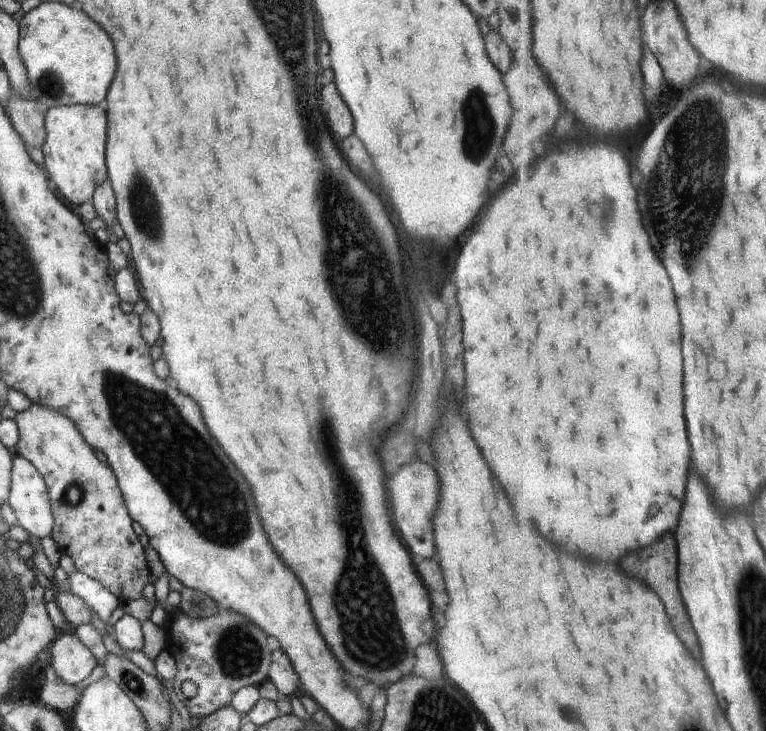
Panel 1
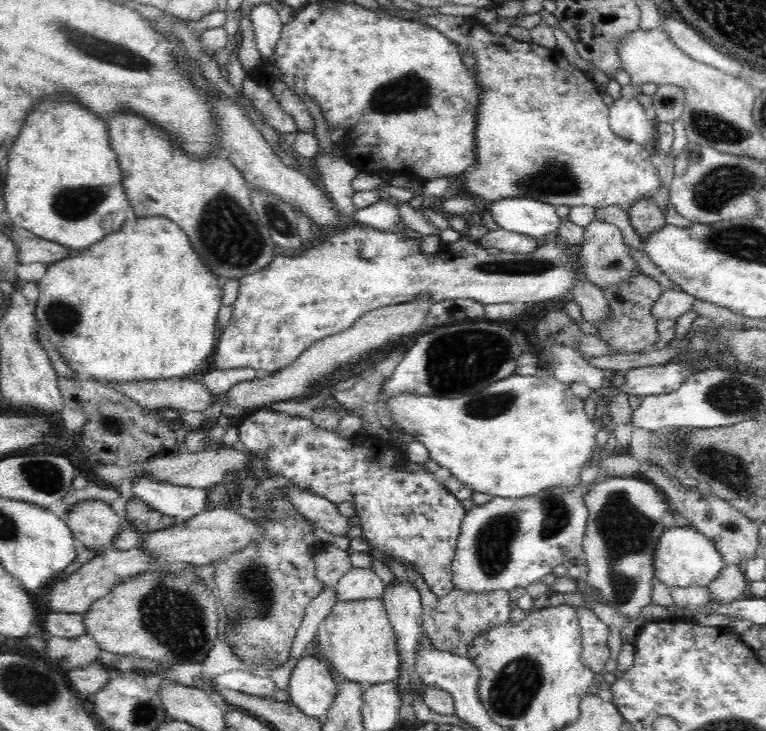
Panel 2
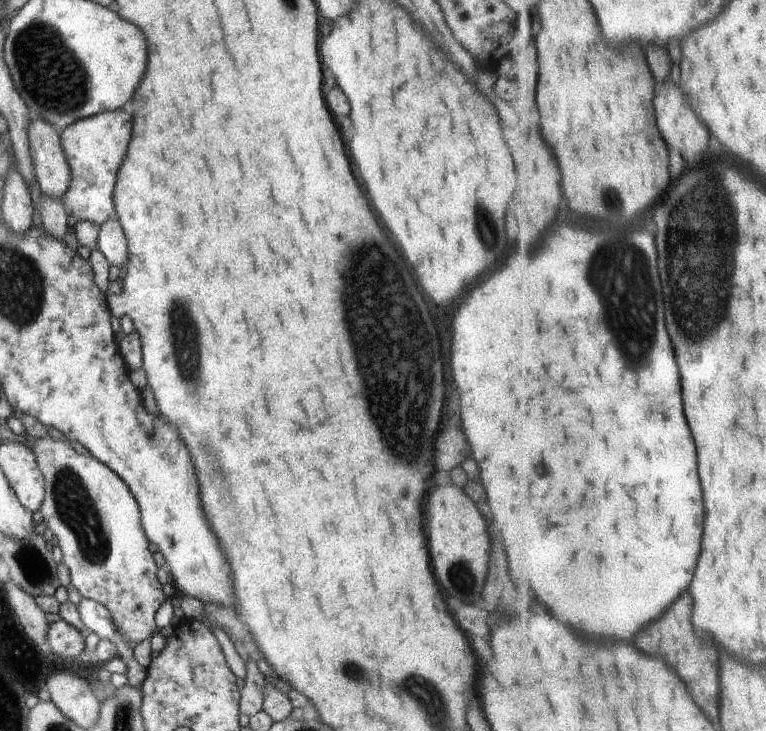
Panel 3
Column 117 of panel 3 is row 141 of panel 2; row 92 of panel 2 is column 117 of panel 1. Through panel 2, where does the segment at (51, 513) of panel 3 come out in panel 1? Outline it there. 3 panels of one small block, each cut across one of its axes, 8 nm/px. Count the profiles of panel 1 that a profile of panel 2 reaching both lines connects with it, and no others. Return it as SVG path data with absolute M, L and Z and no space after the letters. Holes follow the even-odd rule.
M32 403L30 409L18 413L14 420L19 428L18 454L38 469L46 483L54 519L51 537L61 554L70 556L77 571L98 580L121 604L127 600L138 600L142 596L144 586L150 584L151 572L139 536L132 529L133 520L114 471L102 464L78 432L76 425L63 414Z

